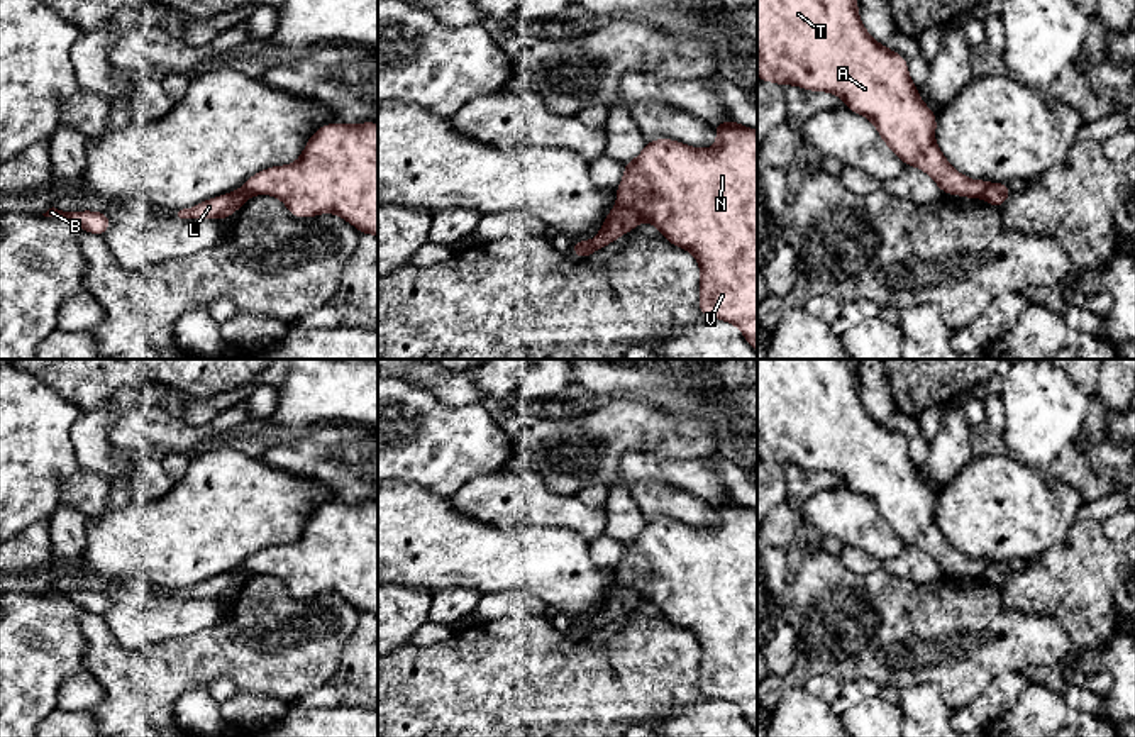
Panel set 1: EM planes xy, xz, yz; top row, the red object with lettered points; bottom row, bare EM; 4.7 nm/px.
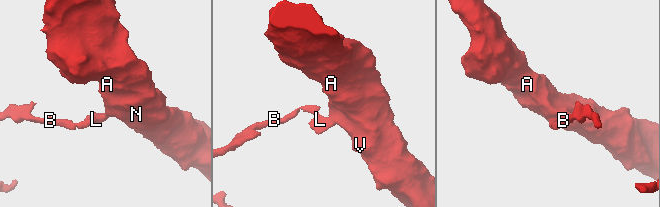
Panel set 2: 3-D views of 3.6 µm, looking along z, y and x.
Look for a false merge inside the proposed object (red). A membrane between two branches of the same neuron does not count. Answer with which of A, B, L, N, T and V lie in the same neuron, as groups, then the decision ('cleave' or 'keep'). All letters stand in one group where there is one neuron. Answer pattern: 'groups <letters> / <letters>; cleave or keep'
groups A N T V / B L; cleave

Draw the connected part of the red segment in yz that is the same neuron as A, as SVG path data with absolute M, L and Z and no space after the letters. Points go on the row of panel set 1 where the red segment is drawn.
M757 0L757 76L766 83L794 85L840 97L845 108L869 119L891 152L925 171L945 195L983 198L989 181L959 173L935 142L937 114L920 98L903 54L879 44L862 25L855 0Z

